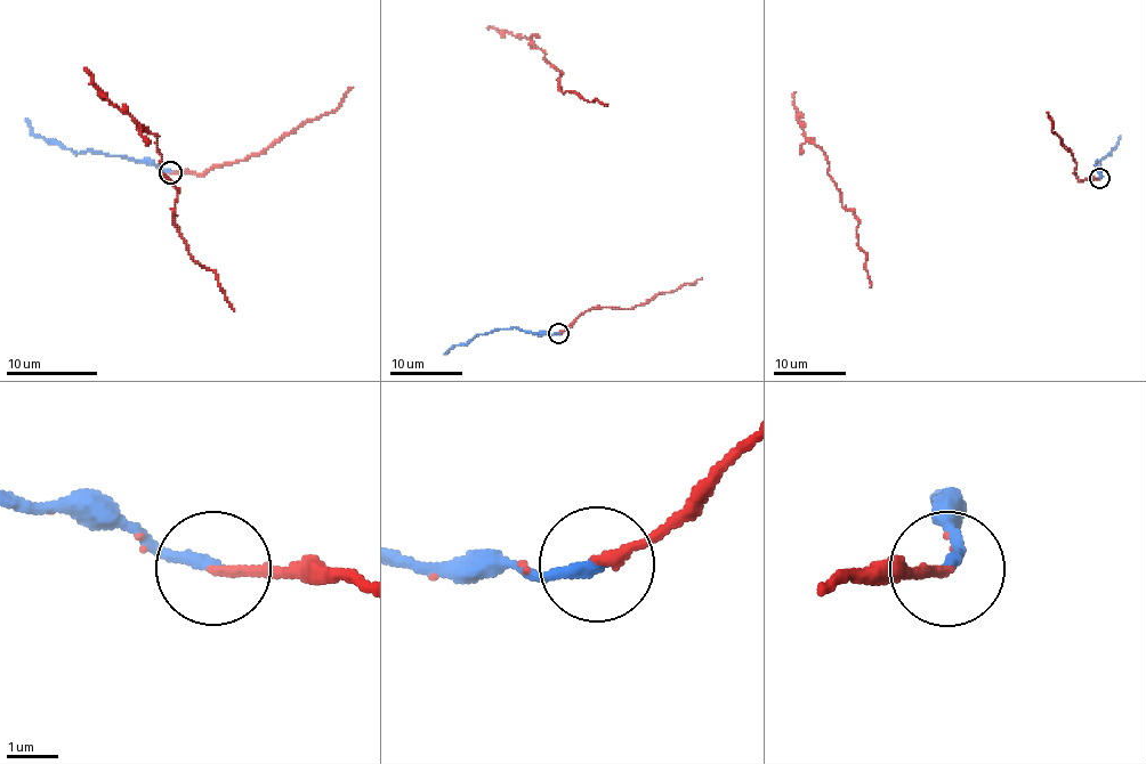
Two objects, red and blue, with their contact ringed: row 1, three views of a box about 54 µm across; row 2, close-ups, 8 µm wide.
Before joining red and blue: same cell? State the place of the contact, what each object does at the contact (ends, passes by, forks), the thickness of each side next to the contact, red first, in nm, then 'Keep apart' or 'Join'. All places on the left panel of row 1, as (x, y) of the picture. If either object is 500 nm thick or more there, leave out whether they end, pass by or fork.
Place: (170, 172). At the ring red ends. At the ring blue ends. Thickness 190 nm (red) against 240 nm. Join

